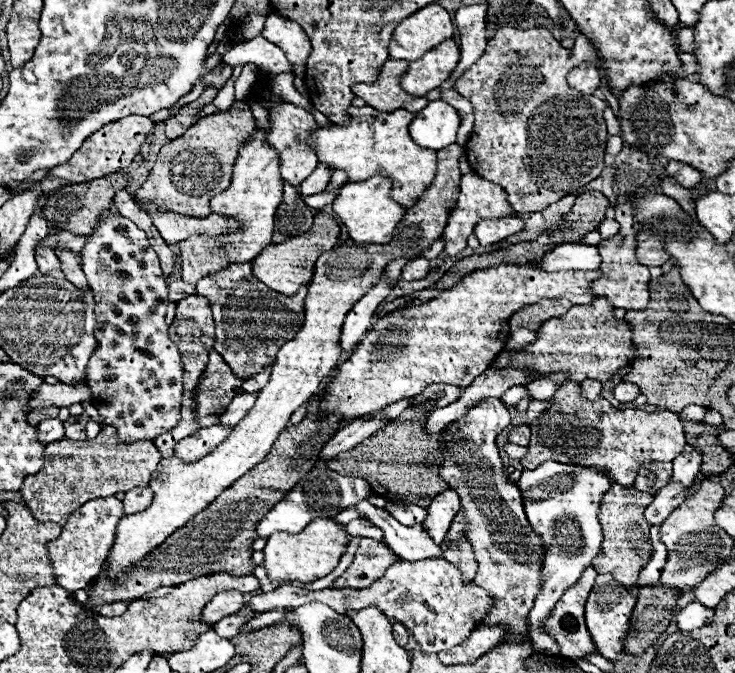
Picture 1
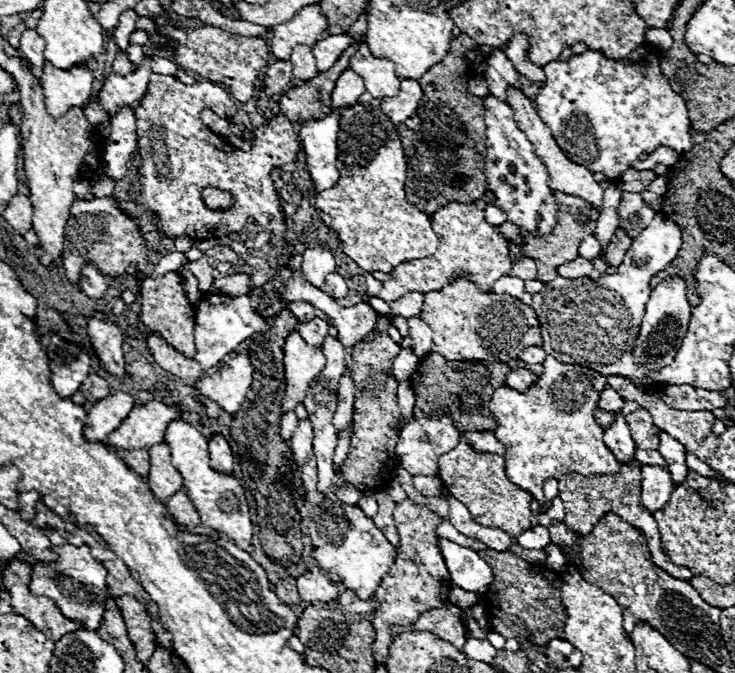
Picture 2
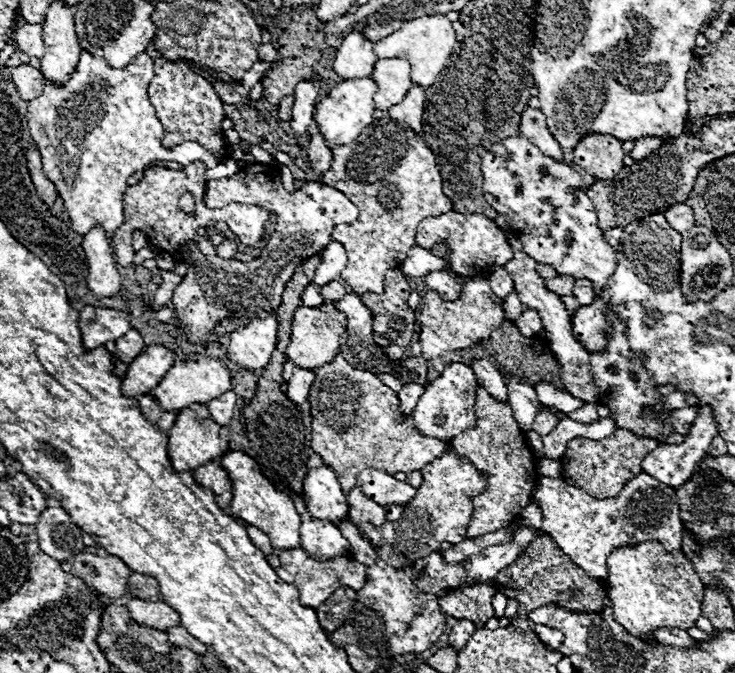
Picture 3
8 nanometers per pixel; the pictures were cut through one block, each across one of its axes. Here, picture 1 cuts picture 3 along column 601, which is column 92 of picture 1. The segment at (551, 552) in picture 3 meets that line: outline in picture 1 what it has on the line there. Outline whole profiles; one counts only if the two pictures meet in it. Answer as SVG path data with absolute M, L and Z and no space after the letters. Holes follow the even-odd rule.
M316 400L308 404L308 416L290 428L286 428L278 440L274 442L270 454L248 470L240 480L236 480L228 490L224 490L210 506L206 506L200 514L196 514L188 524L170 534L158 548L154 548L140 564L130 566L116 580L108 578L104 570L94 582L90 582L84 590L88 594L86 602L78 602L74 596L72 602L82 606L84 610L96 610L100 604L110 604L112 600L134 600L144 594L160 588L160 586L178 586L188 580L228 572L230 576L248 576L254 570L252 564L252 542L256 536L256 524L260 516L276 504L276 500L284 498L288 490L296 486L296 482L314 466L320 448L336 434L342 420L336 416L318 418L320 410Z

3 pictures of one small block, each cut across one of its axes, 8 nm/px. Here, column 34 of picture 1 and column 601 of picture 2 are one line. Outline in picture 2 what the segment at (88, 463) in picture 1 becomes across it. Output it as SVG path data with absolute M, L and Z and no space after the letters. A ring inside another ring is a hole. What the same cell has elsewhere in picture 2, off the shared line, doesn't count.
M638 462L622 464L618 476L602 476L602 474L590 474L590 476L566 474L566 476L560 476L558 478L558 498L564 502L564 510L566 510L564 524L576 534L588 534L588 532L592 532L594 522L598 522L606 512L616 512L616 516L624 518L628 524L632 524L634 528L640 528L644 532L652 562L658 564L658 568L662 568L666 574L670 574L678 580L690 582L694 578L694 572L690 572L690 568L686 568L686 566L678 566L678 564L670 562L670 558L662 550L658 526L656 526L652 514L640 502L640 480L642 478L640 478L640 464Z

